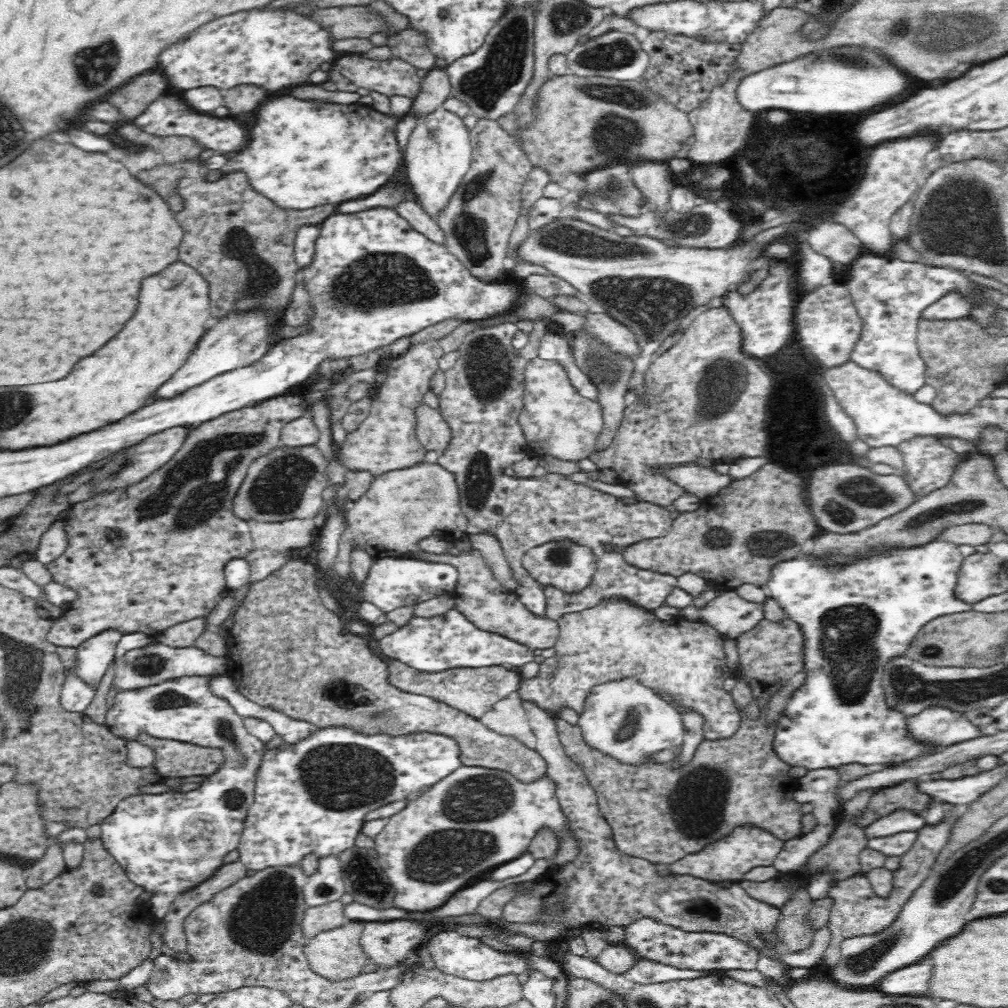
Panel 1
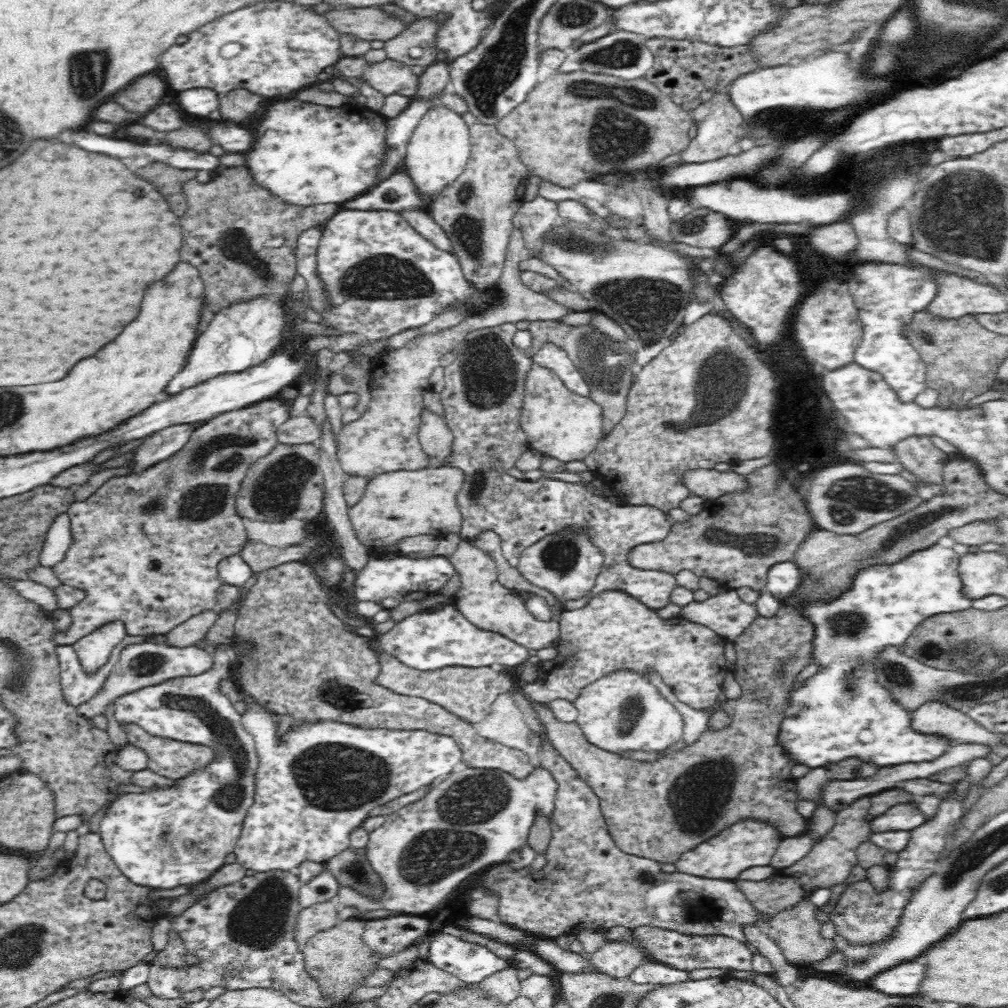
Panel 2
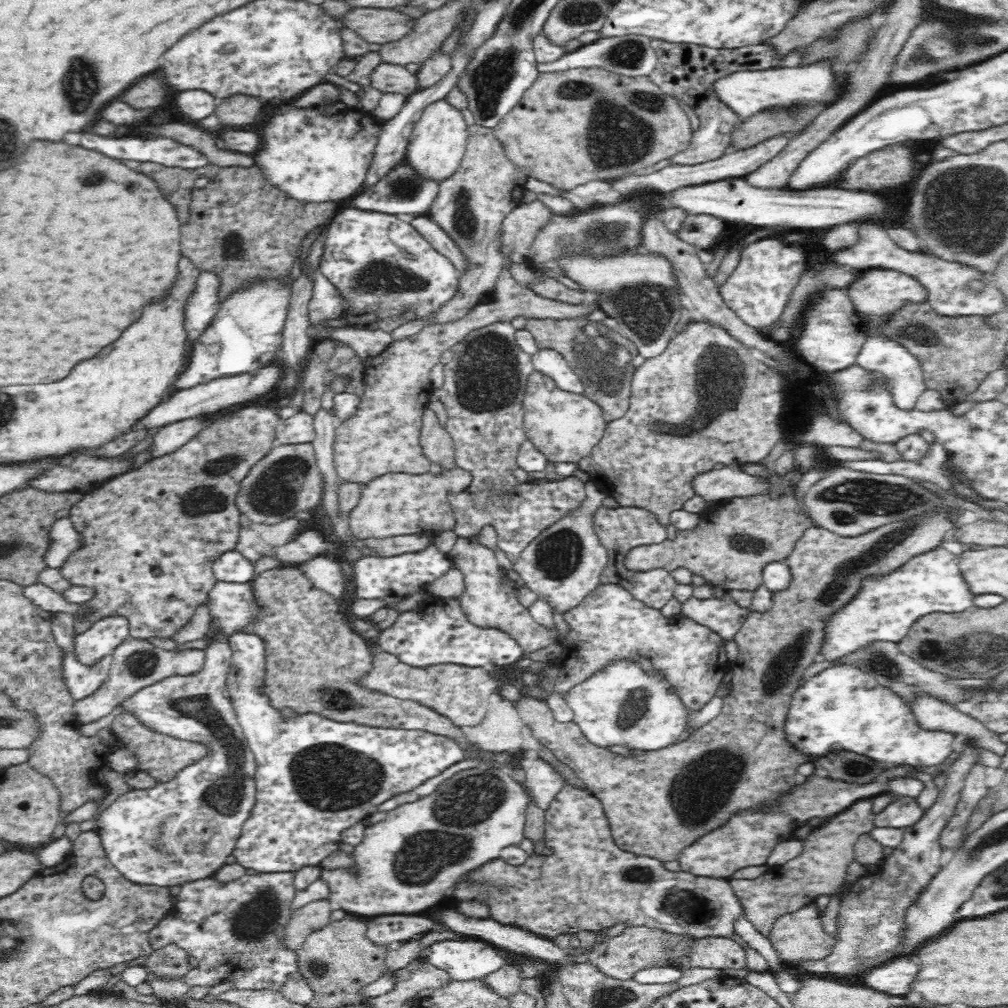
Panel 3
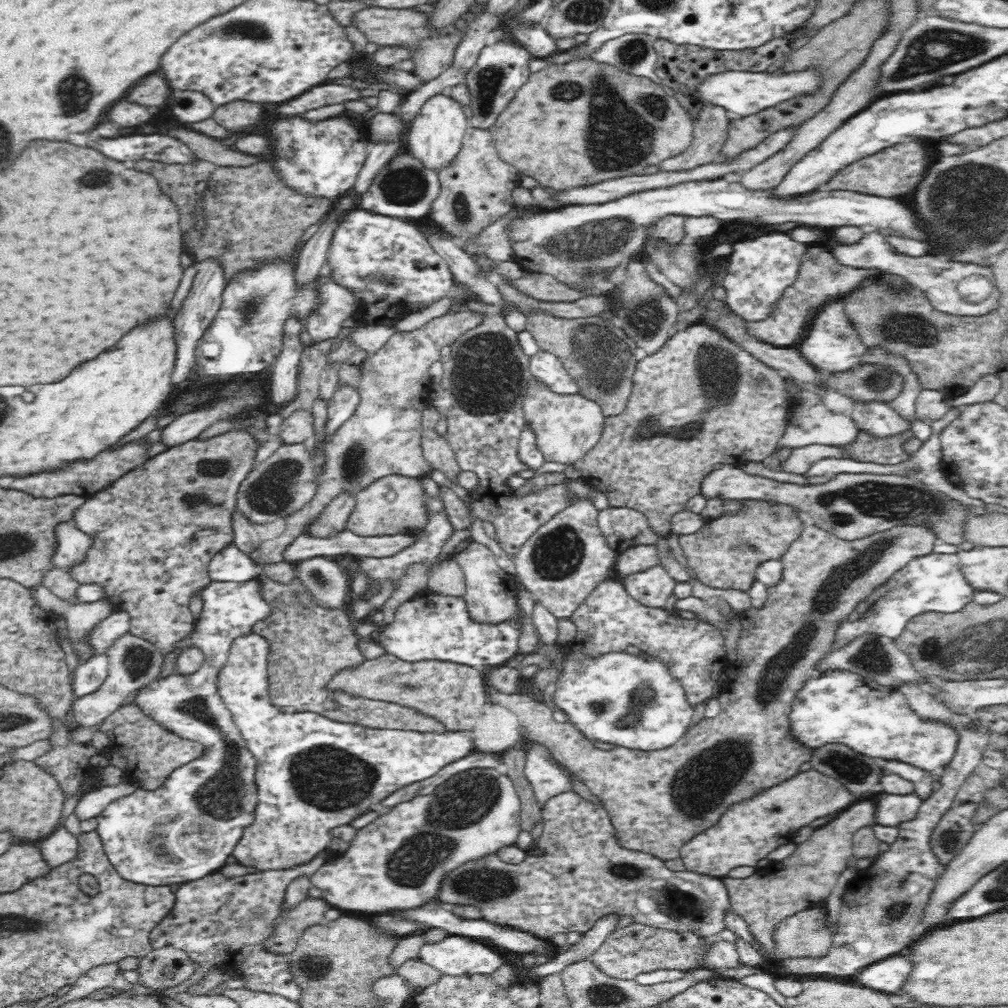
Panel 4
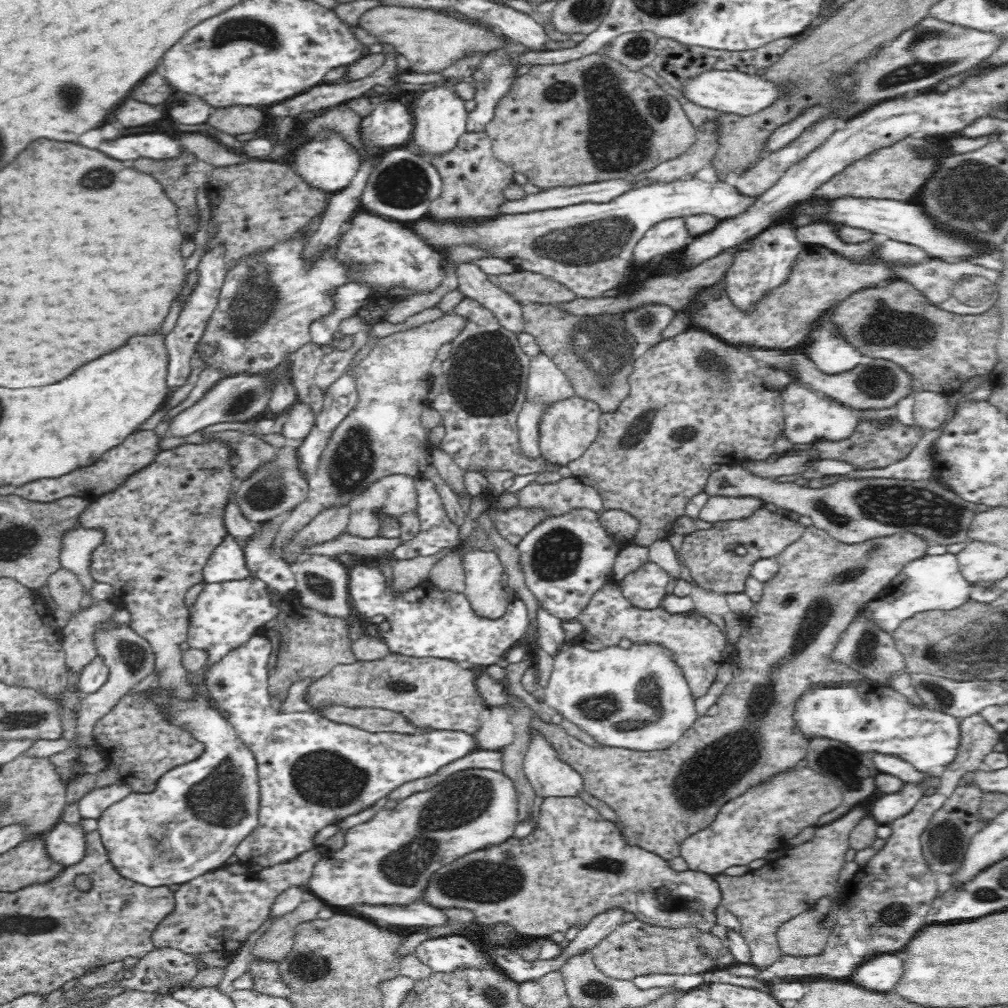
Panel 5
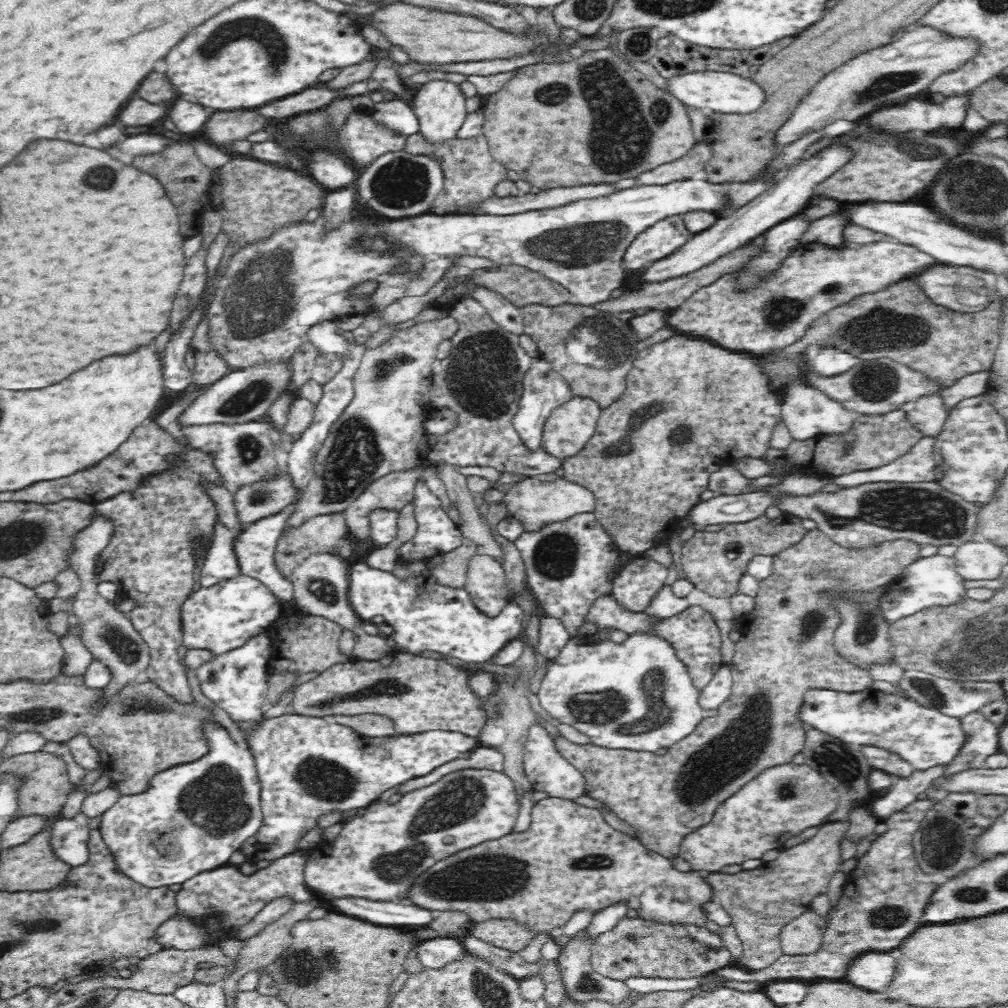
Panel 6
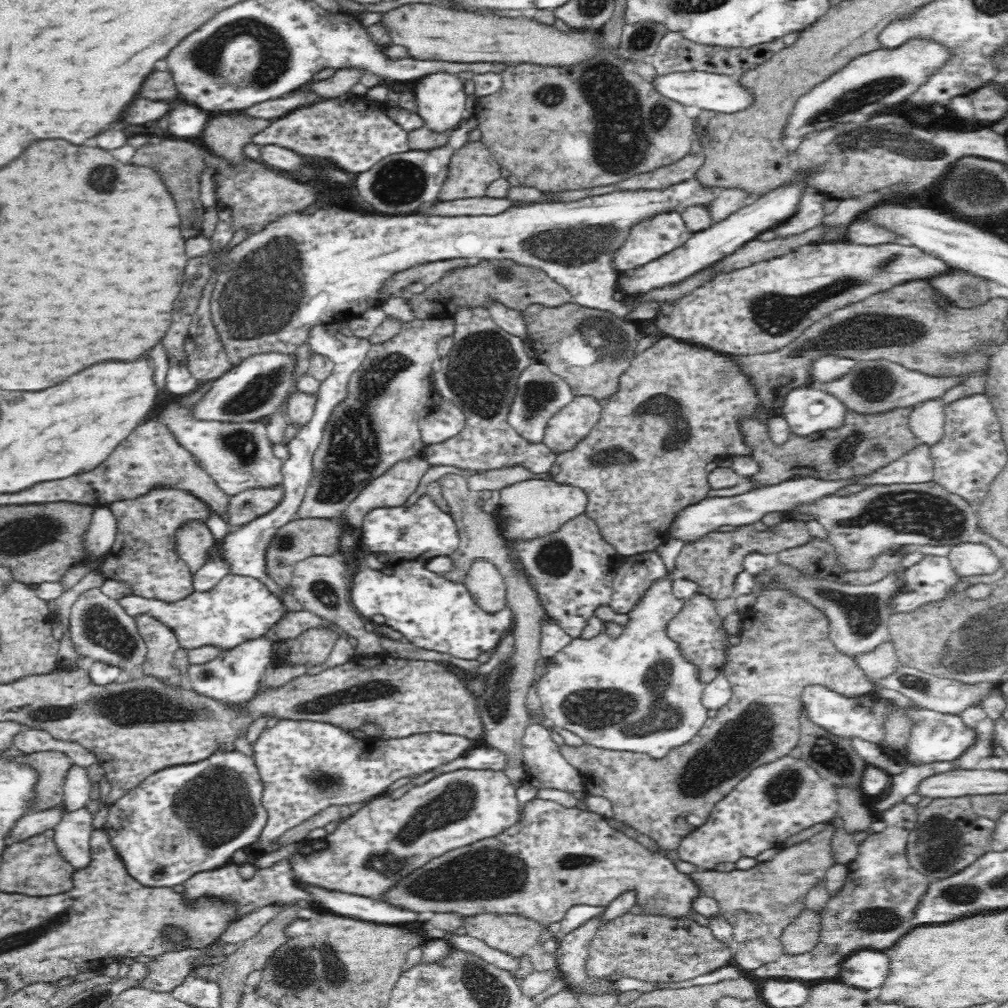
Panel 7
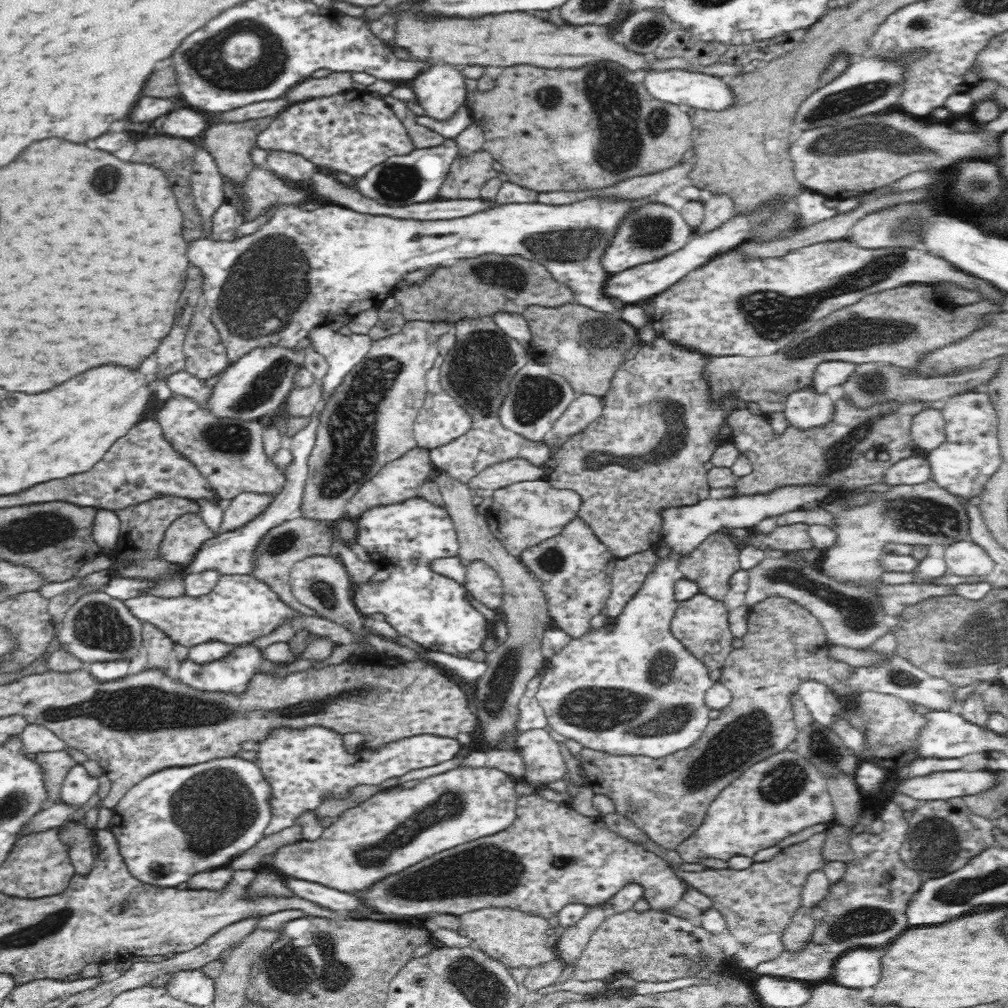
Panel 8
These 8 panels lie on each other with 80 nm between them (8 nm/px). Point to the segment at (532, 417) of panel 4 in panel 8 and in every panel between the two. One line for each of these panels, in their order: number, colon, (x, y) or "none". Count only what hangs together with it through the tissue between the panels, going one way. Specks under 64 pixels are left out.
5: (568, 428)
6: (568, 429)
7: (576, 420)
8: (585, 409)

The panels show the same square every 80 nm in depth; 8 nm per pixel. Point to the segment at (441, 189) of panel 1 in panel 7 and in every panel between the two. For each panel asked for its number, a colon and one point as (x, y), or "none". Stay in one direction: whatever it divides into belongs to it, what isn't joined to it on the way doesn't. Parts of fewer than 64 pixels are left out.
2: (438, 150)
3: (437, 144)
4: (435, 136)
5: (440, 117)
6: (439, 104)
7: (440, 97)

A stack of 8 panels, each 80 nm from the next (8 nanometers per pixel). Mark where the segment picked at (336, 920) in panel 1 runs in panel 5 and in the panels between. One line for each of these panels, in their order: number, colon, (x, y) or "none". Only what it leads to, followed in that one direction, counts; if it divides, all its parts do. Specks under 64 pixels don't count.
2: (315, 919)
3: (312, 917)
4: (286, 936)
5: (277, 941)

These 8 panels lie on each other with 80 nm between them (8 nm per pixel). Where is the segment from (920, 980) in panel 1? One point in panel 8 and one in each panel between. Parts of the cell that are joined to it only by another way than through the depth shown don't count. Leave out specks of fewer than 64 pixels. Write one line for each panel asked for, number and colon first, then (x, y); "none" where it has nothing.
2: (901, 980)
3: (893, 978)
4: (888, 975)
5: (880, 972)
6: (871, 970)
7: (864, 969)
8: (858, 968)

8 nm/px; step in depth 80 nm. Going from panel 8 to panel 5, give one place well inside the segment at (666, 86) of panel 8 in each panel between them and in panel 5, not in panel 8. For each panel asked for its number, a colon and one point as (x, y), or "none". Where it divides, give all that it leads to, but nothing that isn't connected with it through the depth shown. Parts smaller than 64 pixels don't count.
5: (734, 92)
6: (715, 92)
7: (711, 92)

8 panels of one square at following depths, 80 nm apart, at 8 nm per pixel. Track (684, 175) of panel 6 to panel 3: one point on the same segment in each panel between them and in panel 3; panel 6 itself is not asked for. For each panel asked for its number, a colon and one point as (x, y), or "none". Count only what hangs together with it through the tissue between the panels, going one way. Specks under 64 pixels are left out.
3: (709, 142)
4: (711, 127)
5: (699, 155)

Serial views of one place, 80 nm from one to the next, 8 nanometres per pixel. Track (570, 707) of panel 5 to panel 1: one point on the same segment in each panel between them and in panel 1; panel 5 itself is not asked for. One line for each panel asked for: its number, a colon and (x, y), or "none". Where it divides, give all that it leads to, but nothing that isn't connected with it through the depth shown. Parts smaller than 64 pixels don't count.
1: (626, 720)
2: (622, 712)
3: (621, 705)
4: (632, 701)

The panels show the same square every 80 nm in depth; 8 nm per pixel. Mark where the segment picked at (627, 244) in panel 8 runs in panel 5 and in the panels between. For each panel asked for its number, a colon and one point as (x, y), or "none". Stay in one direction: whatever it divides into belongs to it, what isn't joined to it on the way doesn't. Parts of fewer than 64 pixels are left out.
5: (669, 236)
6: (656, 241)
7: (652, 237)

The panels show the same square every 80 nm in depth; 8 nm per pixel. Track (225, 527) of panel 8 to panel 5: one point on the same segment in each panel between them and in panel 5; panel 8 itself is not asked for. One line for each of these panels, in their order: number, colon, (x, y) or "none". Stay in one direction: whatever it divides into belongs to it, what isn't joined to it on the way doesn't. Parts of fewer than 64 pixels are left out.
5: (272, 492)
6: (253, 502)
7: (241, 509)

